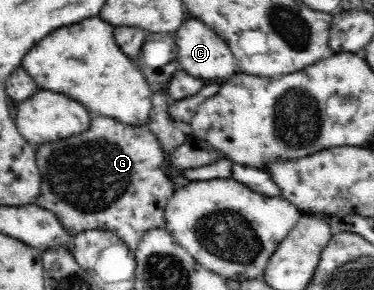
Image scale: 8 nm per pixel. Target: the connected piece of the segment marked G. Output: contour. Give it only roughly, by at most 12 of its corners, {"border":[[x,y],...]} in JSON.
{"border":[[94,116],[36,148],[35,204],[68,233],[133,251],[188,182],[232,161],[171,164],[147,127]]}

